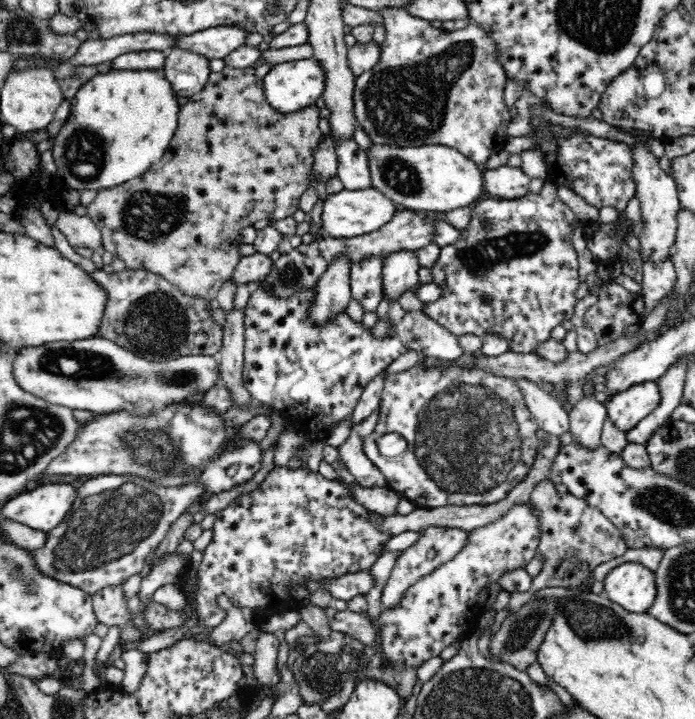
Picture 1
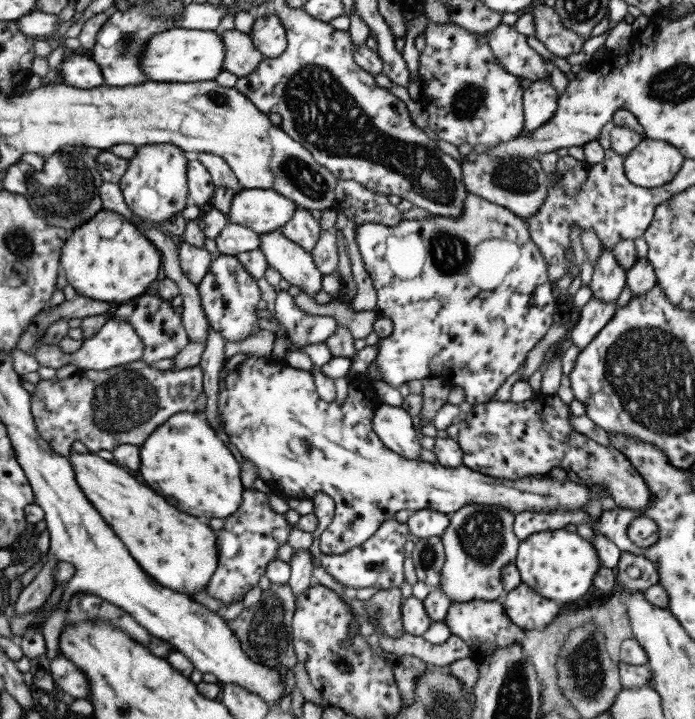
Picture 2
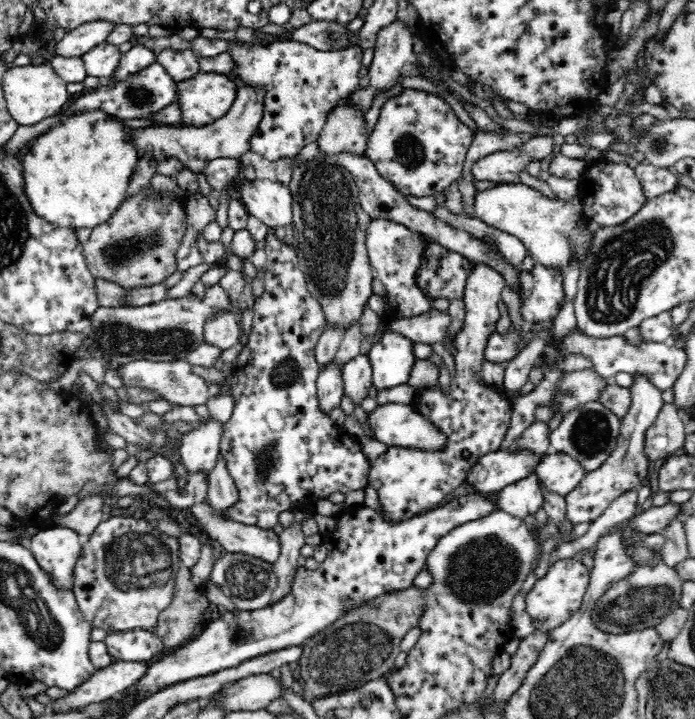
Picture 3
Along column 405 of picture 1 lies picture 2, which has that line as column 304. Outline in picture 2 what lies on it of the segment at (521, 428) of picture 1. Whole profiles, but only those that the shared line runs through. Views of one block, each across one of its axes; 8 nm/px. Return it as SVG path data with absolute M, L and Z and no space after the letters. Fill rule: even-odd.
M249 356L241 367L225 376L219 384L217 409L223 423L223 430L235 450L245 456L257 467L257 483L268 492L273 492L283 500L289 498L311 498L317 491L333 499L333 518L325 530L319 534L319 548L323 554L341 554L353 546L365 542L379 524L394 518L397 510L435 510L441 514L451 514L469 504L489 504L509 510L513 514L533 510L533 512L577 512L585 510L585 504L591 498L601 500L605 491L597 483L573 482L551 479L547 475L526 476L515 480L501 479L471 470L462 464L457 468L445 468L437 463L423 462L418 458L409 460L389 450L373 432L371 417L375 406L381 401L375 400L371 384L365 380L366 373L347 382L347 397L343 404L323 402L318 398L313 377L309 371L293 368L281 360L267 357ZM293 436L305 439L309 443L306 453L293 454L287 448L287 442Z

